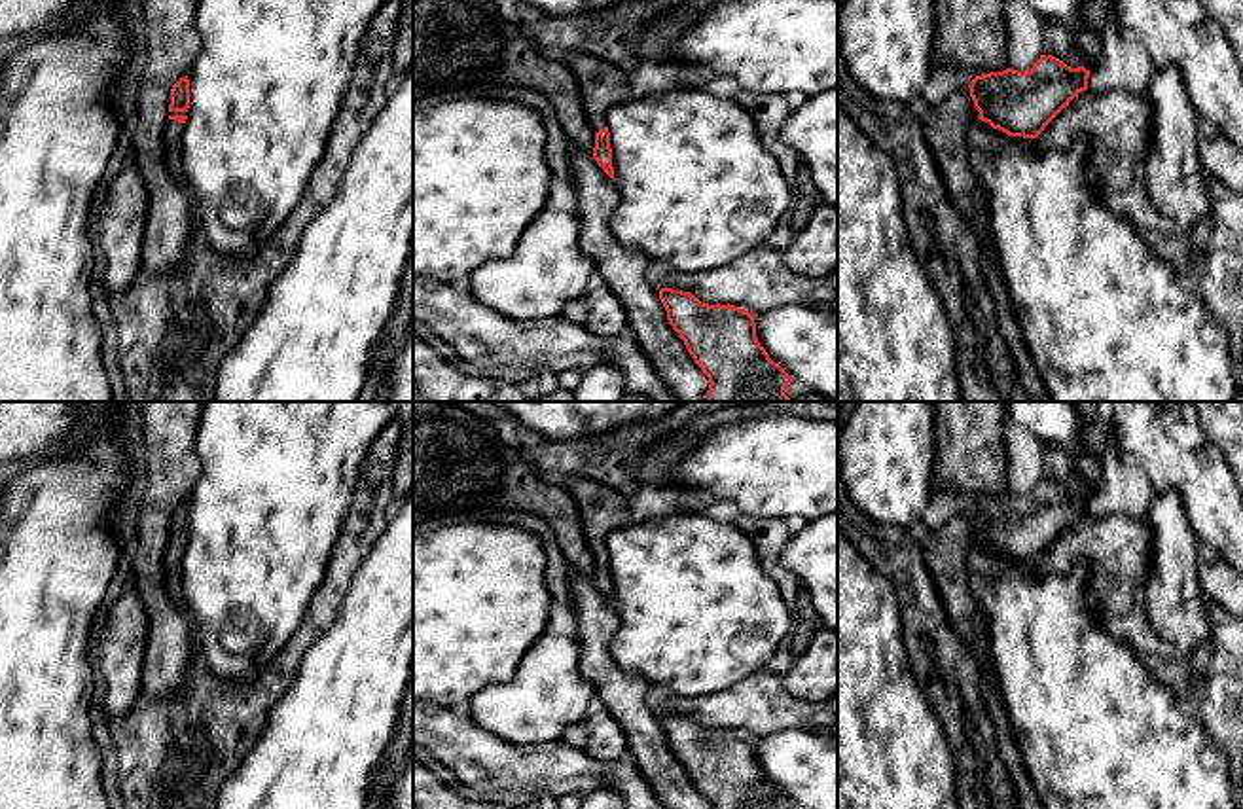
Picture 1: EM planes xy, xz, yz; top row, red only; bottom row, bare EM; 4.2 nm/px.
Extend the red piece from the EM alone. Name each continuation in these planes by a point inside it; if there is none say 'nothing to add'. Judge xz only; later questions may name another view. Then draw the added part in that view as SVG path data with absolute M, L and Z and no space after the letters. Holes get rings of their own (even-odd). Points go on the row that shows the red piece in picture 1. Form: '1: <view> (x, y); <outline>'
1: xz (603, 86); M568 51L565 64L572 70L584 114L593 133L606 127L606 112L633 99L627 72L582 51Z

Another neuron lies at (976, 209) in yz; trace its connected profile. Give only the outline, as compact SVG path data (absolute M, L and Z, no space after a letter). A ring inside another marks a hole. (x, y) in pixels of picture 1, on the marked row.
M978 188L976 193L970 197L970 201L961 205L961 208L966 214L974 229L974 235L978 239L980 263L989 280L989 288L997 305L997 322L1000 328L1000 335L1004 337L1008 349L1012 351L1012 358L1019 375L1019 383L1025 388L1029 402L1052 402L1038 375L1038 369L1031 358L1031 352L1025 347L1023 332L1010 305L1008 288L1000 273L993 237L989 231L987 193Z

